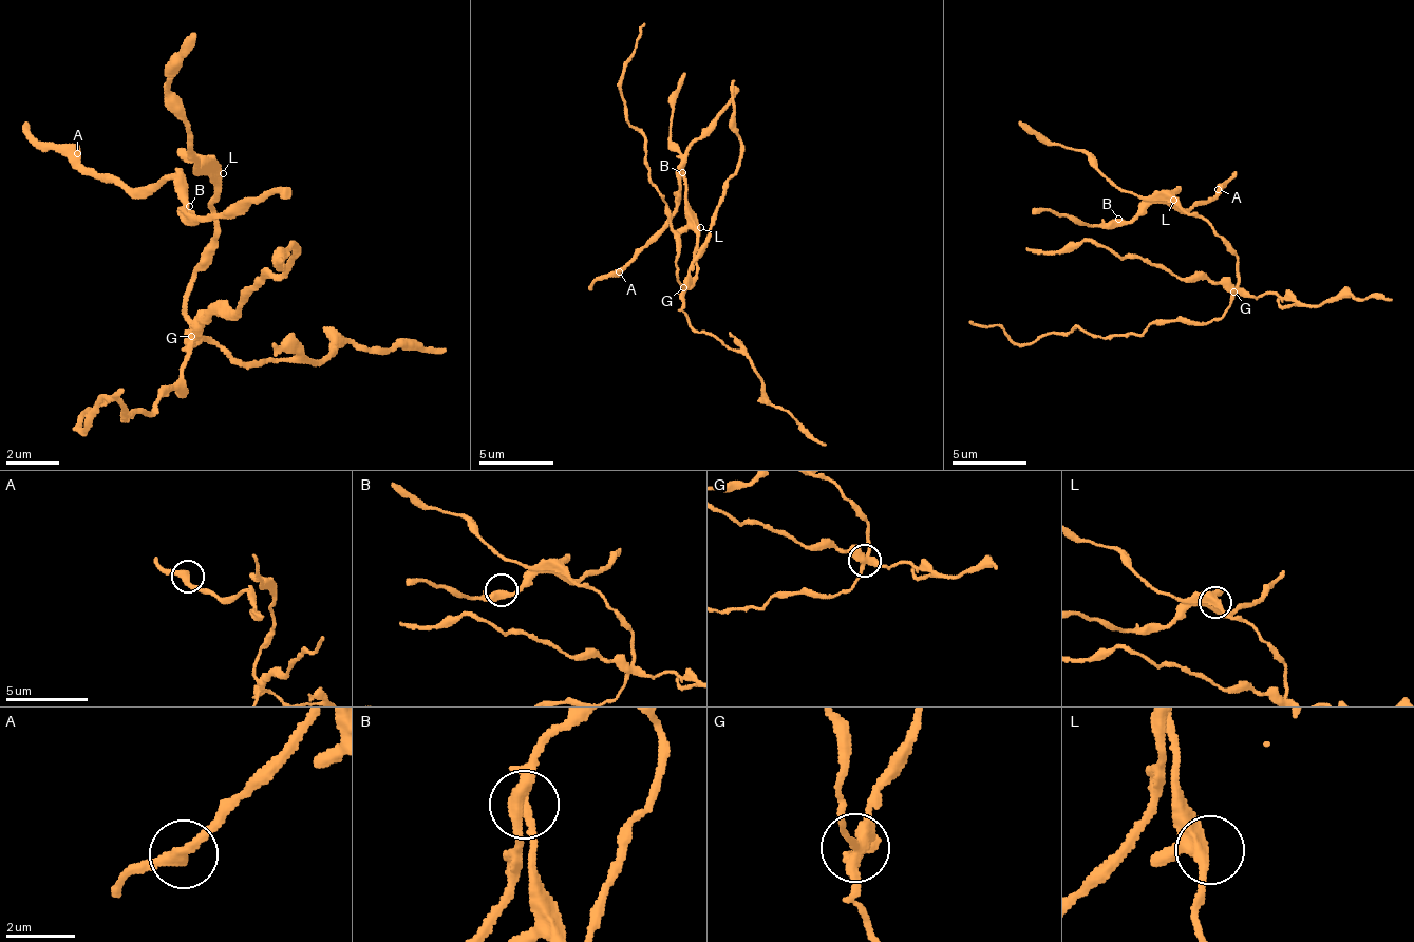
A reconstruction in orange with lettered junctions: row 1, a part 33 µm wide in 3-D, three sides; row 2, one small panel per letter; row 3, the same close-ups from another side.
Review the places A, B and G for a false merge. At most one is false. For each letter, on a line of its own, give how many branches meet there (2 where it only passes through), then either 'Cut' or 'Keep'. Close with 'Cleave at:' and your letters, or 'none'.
A: Branches: 2. Keep
B: Branches: 3. Keep
G: Branches: 5. Cut
Cleave at: G

